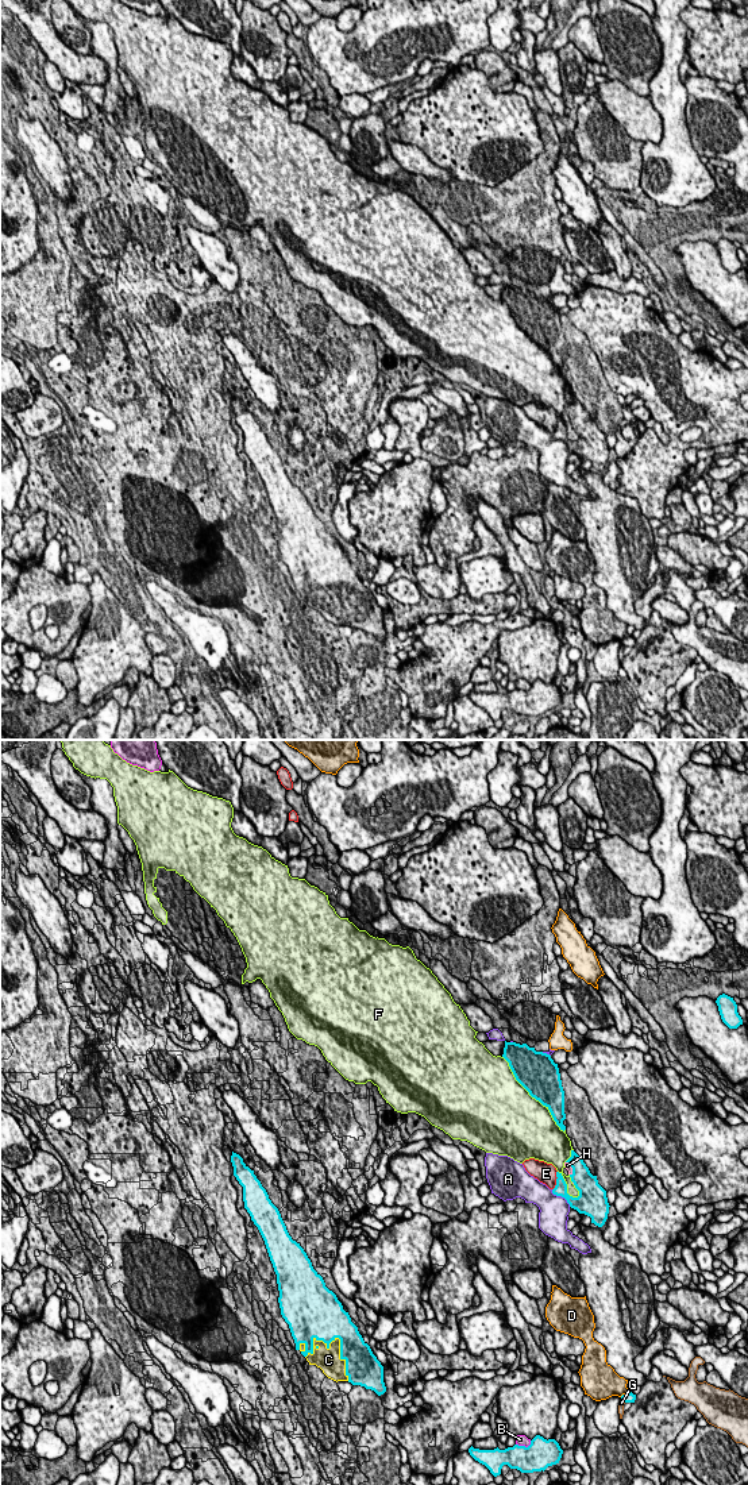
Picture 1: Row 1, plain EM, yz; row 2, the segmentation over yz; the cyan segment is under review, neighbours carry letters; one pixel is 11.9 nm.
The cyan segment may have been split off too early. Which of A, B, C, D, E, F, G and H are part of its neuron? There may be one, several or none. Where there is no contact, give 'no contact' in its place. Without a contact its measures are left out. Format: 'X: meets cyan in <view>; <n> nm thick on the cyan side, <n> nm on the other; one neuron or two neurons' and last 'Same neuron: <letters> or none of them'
A: meets cyan in yz; 170 nm thick on the cyan side, 340 nm on the other; two neurons
B: meets cyan in yz; 340 nm thick on the cyan side, 130 nm on the other; two neurons
C: meets cyan in yz; 340 nm thick on the cyan side, 280 nm on the other; one neuron
D: meets cyan in yz; 130 nm thick on the cyan side, 320 nm on the other; two neurons
E: meets cyan in yz; 160 nm thick on the cyan side, 240 nm on the other; two neurons
F: meets cyan in yz; 460 nm thick on the cyan side, 500 nm on the other; two neurons
G: meets cyan in yz; 130 nm thick on the cyan side, 60 nm on the other; two neurons
H: meets cyan in yz; 240 nm thick on the cyan side, 70 nm on the other; one neuron
Same neuron: C, H

